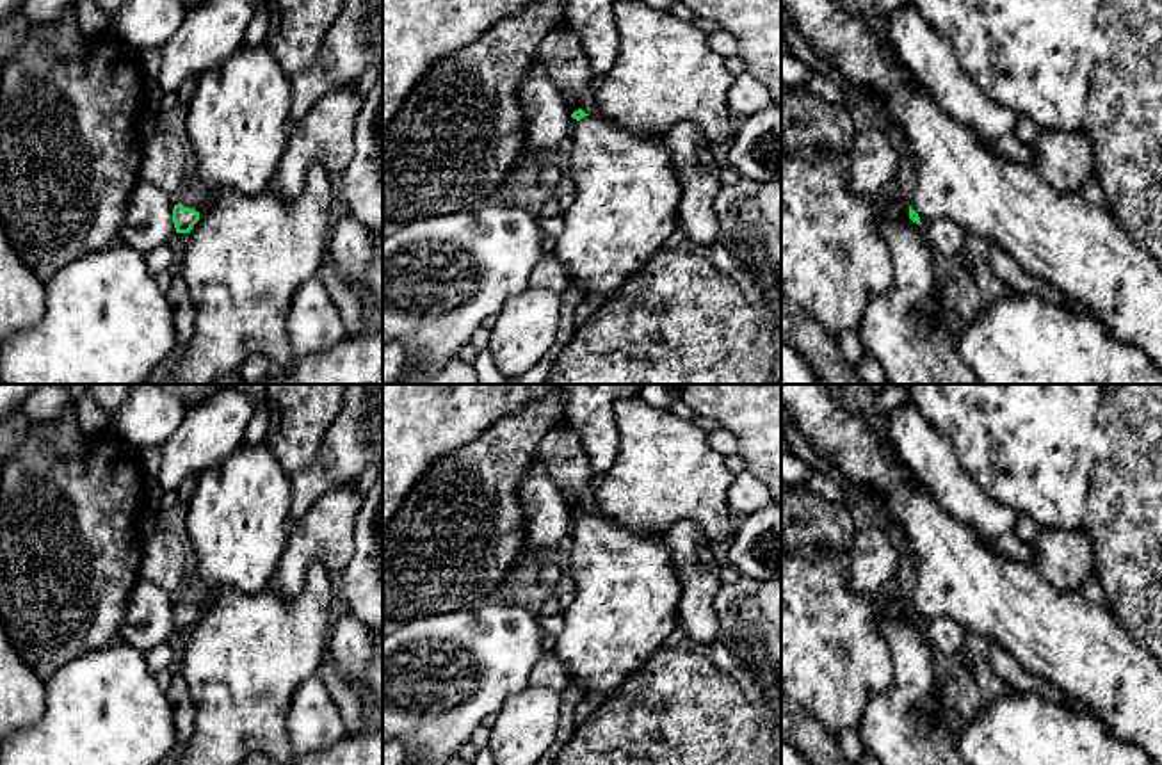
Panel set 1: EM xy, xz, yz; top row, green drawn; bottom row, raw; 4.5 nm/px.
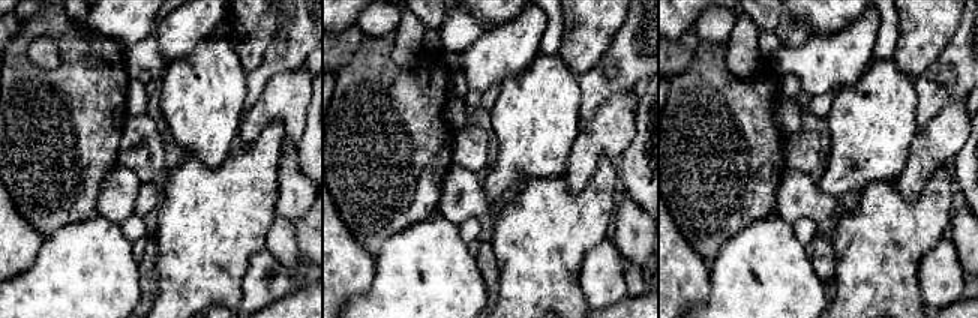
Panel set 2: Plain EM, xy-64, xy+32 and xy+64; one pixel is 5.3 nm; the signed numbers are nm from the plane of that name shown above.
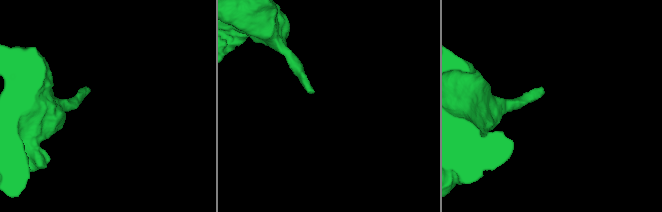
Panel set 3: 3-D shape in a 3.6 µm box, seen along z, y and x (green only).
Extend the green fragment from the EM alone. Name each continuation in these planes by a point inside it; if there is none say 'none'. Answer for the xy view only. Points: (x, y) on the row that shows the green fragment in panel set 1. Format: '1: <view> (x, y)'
1: xy (239, 118)

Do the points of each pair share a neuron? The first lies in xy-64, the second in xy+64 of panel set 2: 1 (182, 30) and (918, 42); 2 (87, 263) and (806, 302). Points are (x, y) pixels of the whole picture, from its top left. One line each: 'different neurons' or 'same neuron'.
1: different neurons
2: same neuron

